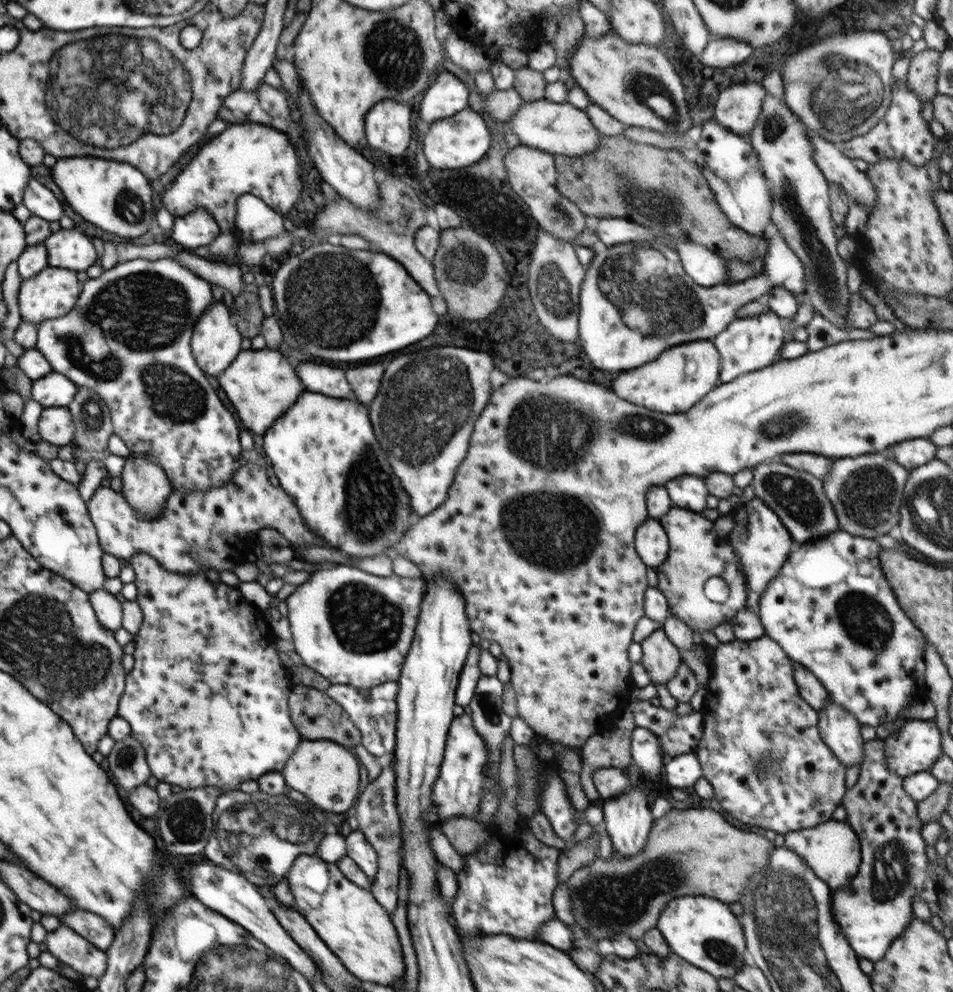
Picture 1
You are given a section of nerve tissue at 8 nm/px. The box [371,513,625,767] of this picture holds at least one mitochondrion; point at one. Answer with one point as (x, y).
(486, 703)

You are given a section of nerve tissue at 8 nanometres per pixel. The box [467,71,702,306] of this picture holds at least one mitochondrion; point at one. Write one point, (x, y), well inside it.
(648, 201)

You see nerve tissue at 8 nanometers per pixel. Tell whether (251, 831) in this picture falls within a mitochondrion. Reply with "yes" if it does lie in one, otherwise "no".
yes

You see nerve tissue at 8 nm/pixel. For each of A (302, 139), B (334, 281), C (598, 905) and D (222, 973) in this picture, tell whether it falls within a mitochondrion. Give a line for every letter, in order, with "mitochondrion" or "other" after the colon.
A: other
B: mitochondrion
C: mitochondrion
D: mitochondrion

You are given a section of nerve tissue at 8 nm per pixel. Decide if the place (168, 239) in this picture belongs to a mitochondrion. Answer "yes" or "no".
no

